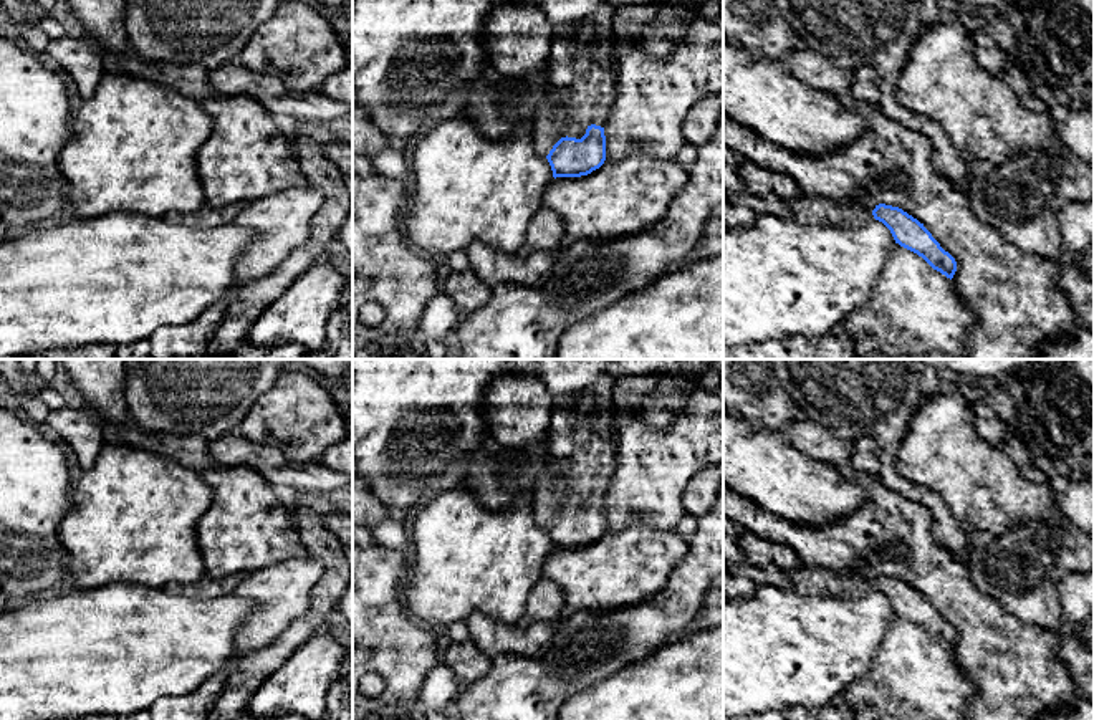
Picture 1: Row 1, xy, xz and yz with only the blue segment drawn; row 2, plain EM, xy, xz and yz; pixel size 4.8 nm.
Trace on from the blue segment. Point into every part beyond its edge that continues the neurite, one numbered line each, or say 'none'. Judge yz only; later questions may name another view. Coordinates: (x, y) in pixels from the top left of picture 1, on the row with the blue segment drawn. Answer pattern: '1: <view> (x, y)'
1: yz (808, 211)

